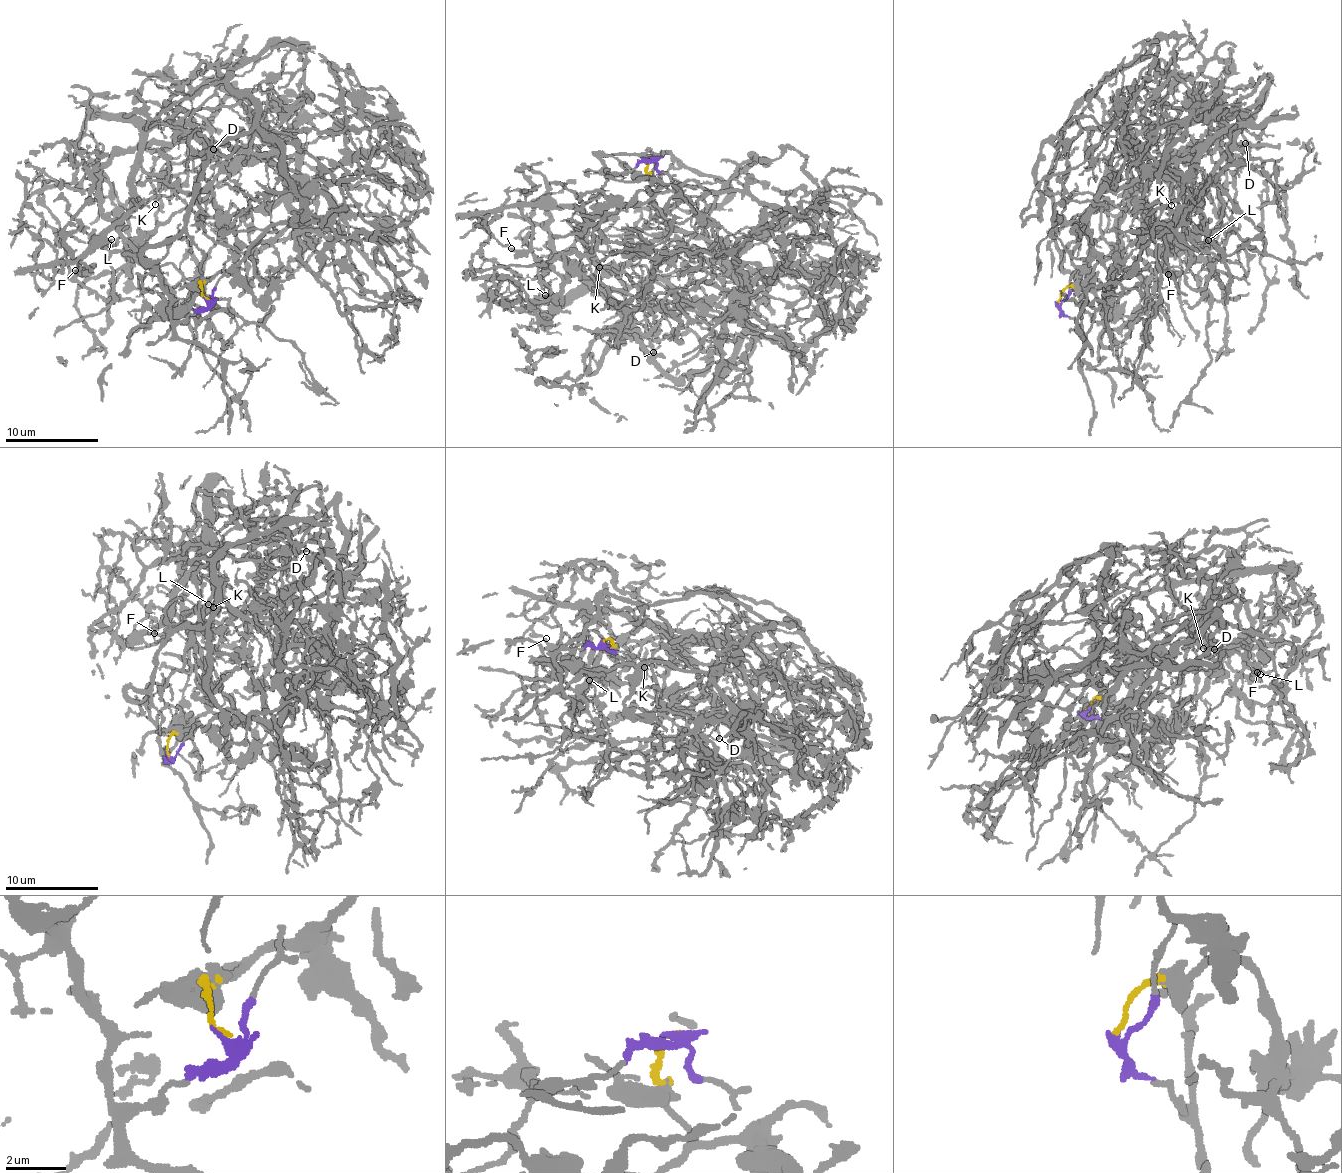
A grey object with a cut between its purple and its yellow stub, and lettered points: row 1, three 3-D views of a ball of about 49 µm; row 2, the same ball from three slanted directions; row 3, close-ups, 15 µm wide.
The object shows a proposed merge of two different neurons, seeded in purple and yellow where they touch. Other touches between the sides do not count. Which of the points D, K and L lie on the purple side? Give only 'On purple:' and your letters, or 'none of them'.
On purple: D, L

